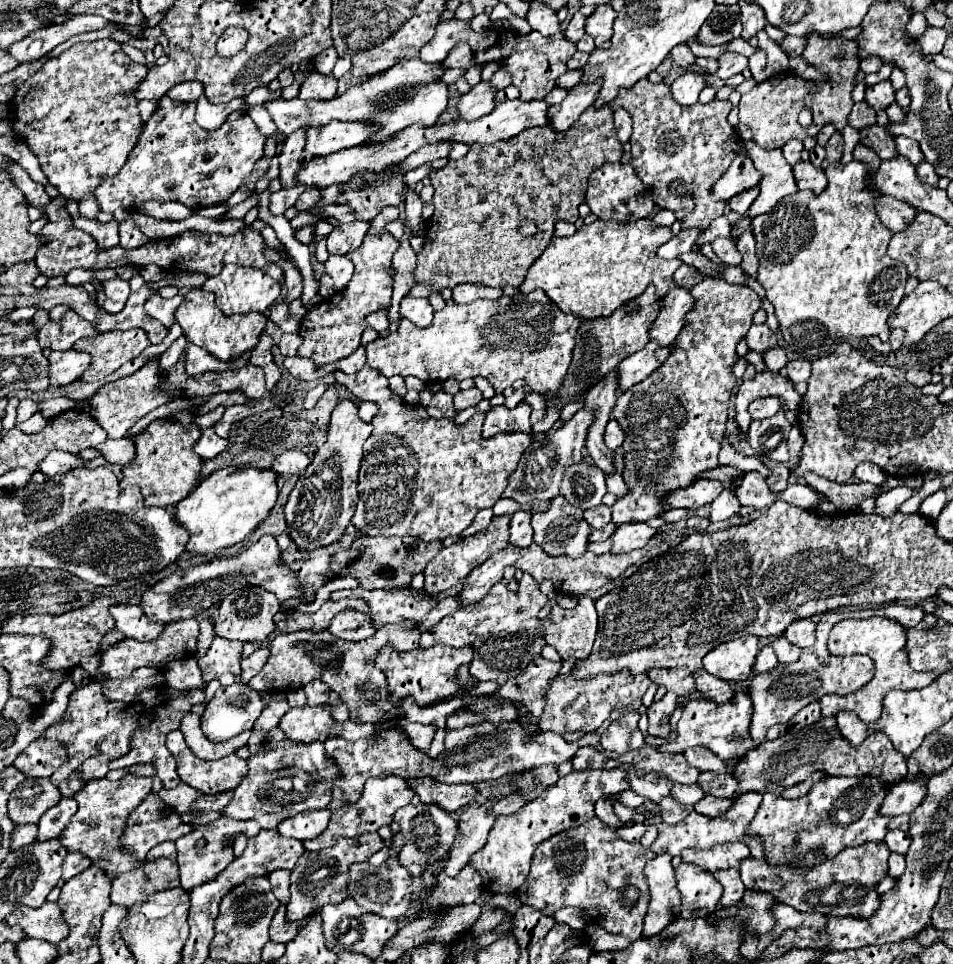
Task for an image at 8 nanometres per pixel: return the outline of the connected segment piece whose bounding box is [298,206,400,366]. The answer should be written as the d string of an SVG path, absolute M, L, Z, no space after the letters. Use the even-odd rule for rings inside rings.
M394 206L384 208L370 222L370 230L368 230L362 246L358 250L346 254L356 266L354 276L344 290L334 292L332 296L324 298L322 302L312 306L304 314L304 318L300 322L300 330L298 330L298 334L302 338L298 356L312 358L318 366L322 366L322 364L330 364L330 362L346 358L360 346L360 336L368 328L366 316L370 312L378 310L380 306L388 306L390 298L392 298L390 268L392 268L392 254L398 250L400 242L386 230L386 224L390 224L392 220L398 220L398 216L400 216L398 208L394 208Z

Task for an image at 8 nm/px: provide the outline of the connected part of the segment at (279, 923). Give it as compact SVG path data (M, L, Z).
M280 906L278 912L272 918L272 924L270 924L270 940L272 942L288 944L298 934L298 930L300 930L302 924L306 924L306 920L300 922L300 924L288 924L286 922L286 908Z

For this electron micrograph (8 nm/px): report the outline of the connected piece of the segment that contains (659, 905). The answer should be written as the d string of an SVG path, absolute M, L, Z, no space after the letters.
M660 854L644 868L650 888L650 904L644 918L644 936L654 936L676 920L680 908L680 892L676 888L670 854Z

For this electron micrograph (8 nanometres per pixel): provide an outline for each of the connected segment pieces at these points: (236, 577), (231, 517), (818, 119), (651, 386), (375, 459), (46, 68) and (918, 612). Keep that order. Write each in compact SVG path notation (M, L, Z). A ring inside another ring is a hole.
M262 536L256 544L252 544L248 550L240 552L238 556L218 556L206 564L192 566L188 570L176 570L162 582L158 582L154 588L150 588L142 596L142 610L146 616L154 622L174 622L178 618L196 618L208 608L216 606L226 598L226 594L232 594L234 590L242 586L260 586L272 594L280 602L286 602L288 598L300 600L300 590L294 574L290 574L288 568L278 564L280 548L276 544L274 536Z
M220 468L220 470L212 472L184 500L180 500L176 504L176 520L190 532L190 542L188 542L186 550L192 550L198 554L216 554L222 548L242 542L262 520L268 518L270 510L276 504L276 498L278 498L278 474L274 470Z
M810 34L808 46L802 54L812 66L828 74L828 82L810 82L802 80L792 74L774 76L764 80L762 84L756 84L748 94L740 100L740 122L748 124L754 132L754 142L762 146L764 150L782 148L786 142L798 138L804 140L806 136L816 136L822 126L834 124L838 130L842 130L848 122L852 102L852 90L854 90L854 76L858 70L858 58L856 58L856 42L844 40L844 38L832 38L826 40L820 34ZM802 108L810 108L814 114L814 122L808 128L802 128L798 124L798 112Z
M707 276L690 291L696 299L696 308L686 316L688 324L678 334L674 352L644 382L626 390L612 410L614 418L626 432L626 440L622 444L626 460L624 480L630 486L630 494L618 498L612 506L612 522L616 526L626 522L646 522L658 516L668 508L668 504L664 502L664 494L668 490L674 490L676 486L686 486L700 472L718 466L718 452L722 448L722 438L726 432L730 396L736 384L736 378L732 374L732 366L738 360L736 346L746 336L746 330L752 326L752 316L760 308L762 300L746 284L728 284L718 276Z
M364 368L358 374L344 374L340 370L334 372L338 384L350 390L350 384L362 384L360 400L372 400L378 404L378 412L372 418L374 432L364 444L364 458L360 466L360 500L358 510L352 516L352 524L364 536L416 536L424 542L444 540L446 536L458 536L464 528L468 528L482 508L492 508L496 500L502 496L506 482L516 470L520 456L532 444L530 434L498 434L490 440L482 438L482 422L484 414L476 412L464 426L456 426L448 418L432 418L426 408L416 404L394 402L390 398L390 390L386 386L386 378L372 368Z
M110 38L96 42L80 42L62 52L58 58L48 60L32 78L18 86L10 104L12 126L28 142L30 150L38 156L44 174L50 184L66 198L80 202L88 192L94 192L98 184L112 178L124 166L128 154L142 134L142 120L134 88L148 74L148 68L132 62L122 46Z
M888 604L882 608L874 610L856 610L856 612L842 612L834 610L828 612L820 618L818 628L816 628L816 642L810 648L802 650L802 656L794 664L780 664L778 668L758 674L752 678L752 686L748 690L752 704L754 704L754 714L752 714L752 724L750 724L750 738L756 744L762 744L766 740L766 732L774 724L786 724L794 714L798 714L806 704L820 700L826 694L852 694L864 684L868 684L874 676L874 660L864 654L854 654L854 656L834 656L828 652L828 634L832 626L844 618L872 618L872 616L882 616L888 620L894 620L902 624L904 628L914 628L922 618L924 610L920 606L902 606L902 604Z

